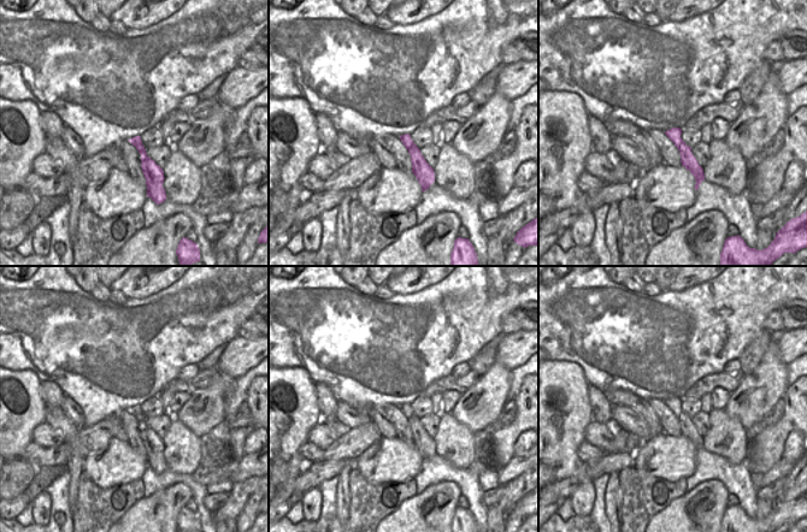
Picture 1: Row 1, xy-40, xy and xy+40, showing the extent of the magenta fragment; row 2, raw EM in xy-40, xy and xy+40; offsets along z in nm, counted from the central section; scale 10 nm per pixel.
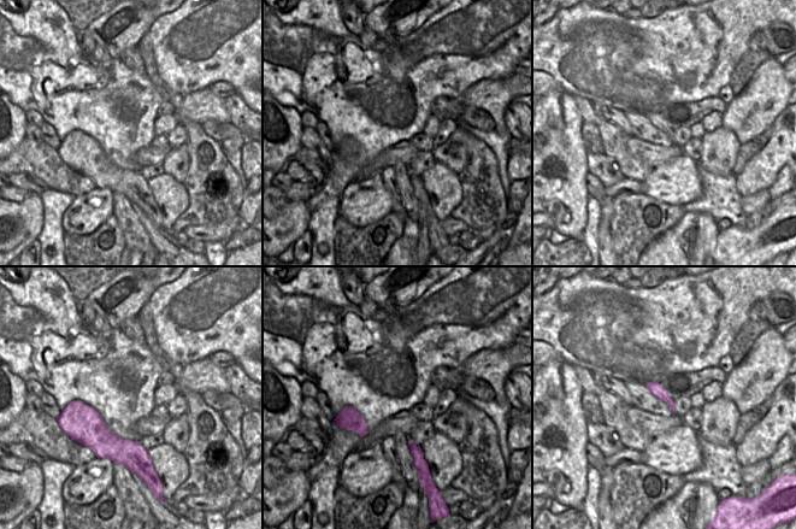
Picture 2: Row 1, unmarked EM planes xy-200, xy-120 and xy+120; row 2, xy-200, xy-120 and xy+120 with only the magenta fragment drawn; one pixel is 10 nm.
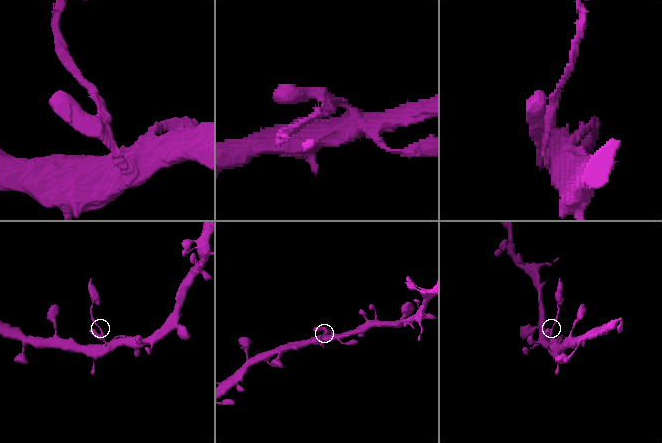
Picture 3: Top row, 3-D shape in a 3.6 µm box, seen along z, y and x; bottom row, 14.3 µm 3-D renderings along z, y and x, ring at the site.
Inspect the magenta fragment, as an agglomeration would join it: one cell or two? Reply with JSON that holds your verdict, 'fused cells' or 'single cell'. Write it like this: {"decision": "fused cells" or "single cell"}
{"decision": "fused cells"}

